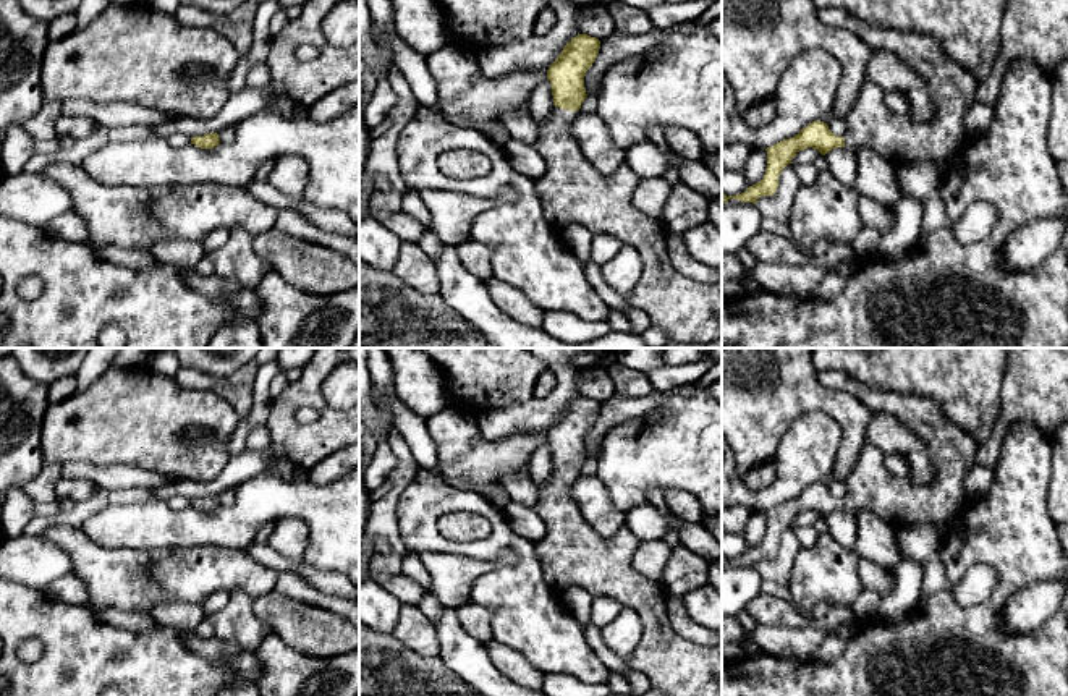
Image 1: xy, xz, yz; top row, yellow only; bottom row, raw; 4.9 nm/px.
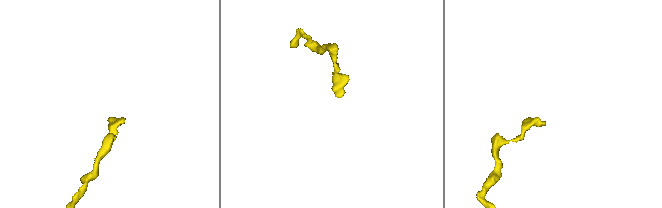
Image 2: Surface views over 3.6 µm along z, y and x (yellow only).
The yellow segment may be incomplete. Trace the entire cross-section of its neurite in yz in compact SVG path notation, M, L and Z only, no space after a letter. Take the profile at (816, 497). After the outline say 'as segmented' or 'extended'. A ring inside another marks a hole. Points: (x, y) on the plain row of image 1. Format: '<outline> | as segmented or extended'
M817 371L817 380L829 388L853 395L872 413L892 414L911 429L926 443L935 466L935 479L930 484L901 479L885 468L880 450L867 445L861 450L853 474L846 479L846 494L841 499L835 499L827 486L817 482L795 500L767 510L764 541L741 557L722 557L722 568L731 560L756 567L759 560L775 557L782 533L807 510L825 518L837 510L856 513L869 508L893 524L940 526L966 503L964 479L976 465L979 443L969 432L950 421L935 401L869 387L843 371Z | extended

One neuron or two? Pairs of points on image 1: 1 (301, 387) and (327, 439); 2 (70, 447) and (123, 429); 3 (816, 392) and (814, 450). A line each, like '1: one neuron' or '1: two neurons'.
1: one neuron
2: one neuron
3: two neurons

